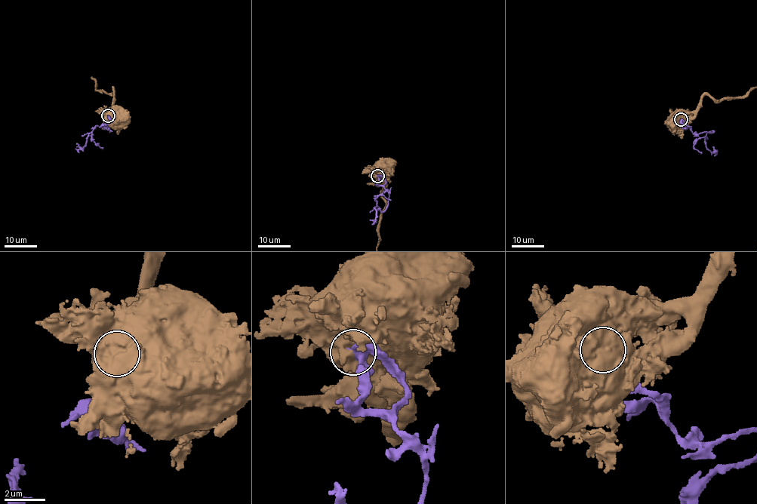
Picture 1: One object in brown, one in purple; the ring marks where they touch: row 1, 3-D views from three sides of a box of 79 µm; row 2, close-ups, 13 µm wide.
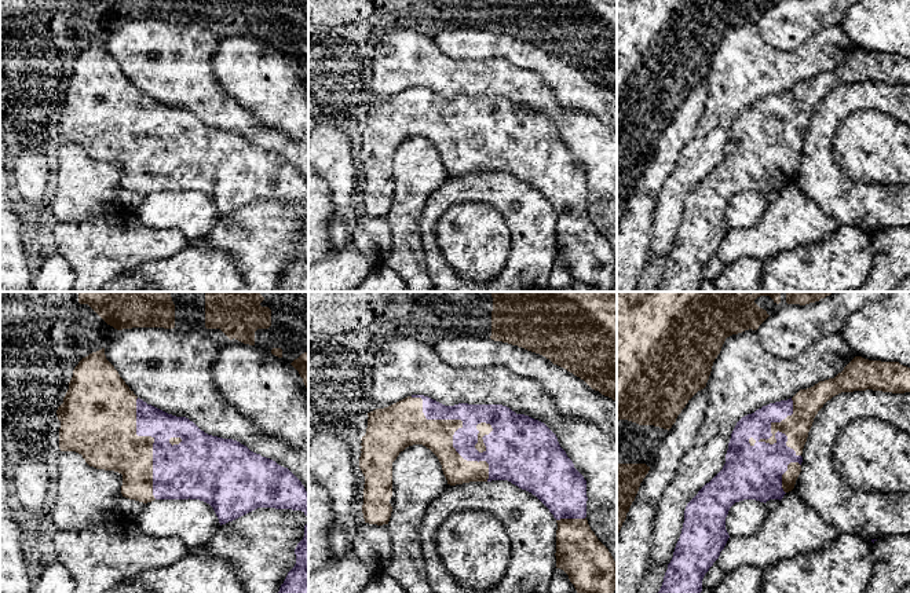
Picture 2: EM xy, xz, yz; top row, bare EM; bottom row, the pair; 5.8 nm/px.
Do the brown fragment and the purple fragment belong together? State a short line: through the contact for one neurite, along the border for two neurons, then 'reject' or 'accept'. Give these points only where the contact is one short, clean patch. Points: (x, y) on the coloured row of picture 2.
reject

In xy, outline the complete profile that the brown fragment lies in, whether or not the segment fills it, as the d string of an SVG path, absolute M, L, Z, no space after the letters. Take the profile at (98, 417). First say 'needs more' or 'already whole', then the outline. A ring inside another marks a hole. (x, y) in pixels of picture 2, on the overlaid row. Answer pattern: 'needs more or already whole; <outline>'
already whole; M105 348L83 358L73 370L63 403L56 410L61 421L61 451L76 451L89 466L123 475L121 494L143 504L153 495L153 443L151 436L136 435L138 396L106 359Z

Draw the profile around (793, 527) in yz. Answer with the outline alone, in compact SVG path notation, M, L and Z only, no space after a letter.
M792 490L783 495L778 508L770 512L770 516L754 535L728 538L719 559L703 576L702 590L716 587L727 574L741 565L768 568L778 561L796 557L801 553L821 550L834 542L837 535L838 532Z

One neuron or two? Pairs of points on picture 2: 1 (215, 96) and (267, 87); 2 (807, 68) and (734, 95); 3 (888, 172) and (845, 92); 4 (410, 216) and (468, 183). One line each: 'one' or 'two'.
1: two
2: one
3: two
4: two

